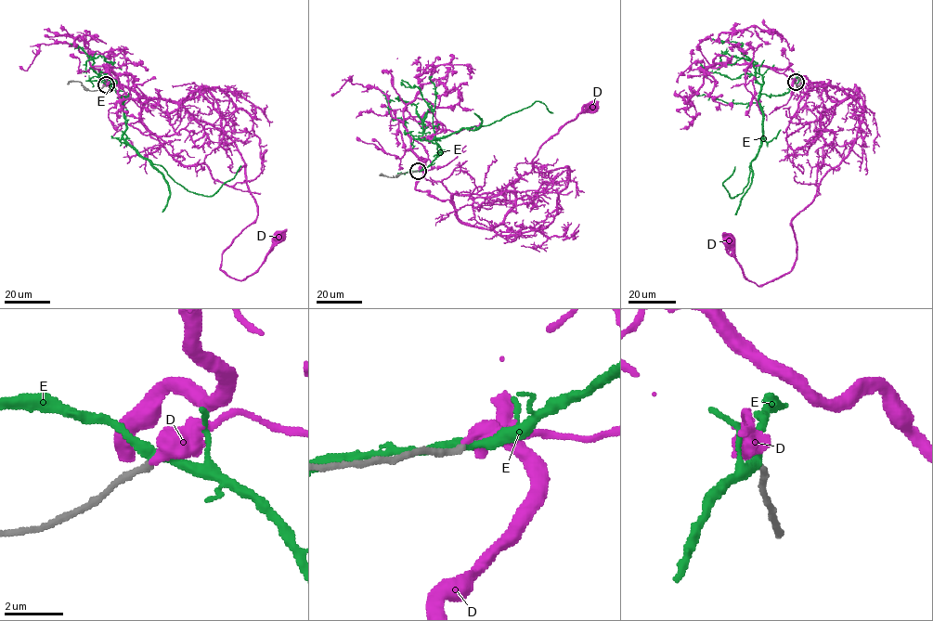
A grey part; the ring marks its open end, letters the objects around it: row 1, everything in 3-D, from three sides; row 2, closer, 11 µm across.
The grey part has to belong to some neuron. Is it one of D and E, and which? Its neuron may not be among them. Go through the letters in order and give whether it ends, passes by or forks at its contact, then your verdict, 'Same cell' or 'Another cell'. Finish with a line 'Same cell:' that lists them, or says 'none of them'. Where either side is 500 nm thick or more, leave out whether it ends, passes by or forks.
D: It ends there. Same cell
E: It passes by. Another cell
Same cell: D

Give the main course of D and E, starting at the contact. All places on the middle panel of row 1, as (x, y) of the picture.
D: (418, 171), (431, 161), (412, 139), (416, 188), (466, 224), (545, 228), (569, 169), (532, 161), (592, 108)
E: (418, 171), (442, 151), (434, 135), (437, 139), (465, 127), (485, 126), (535, 101), (541, 102), (552, 112)

